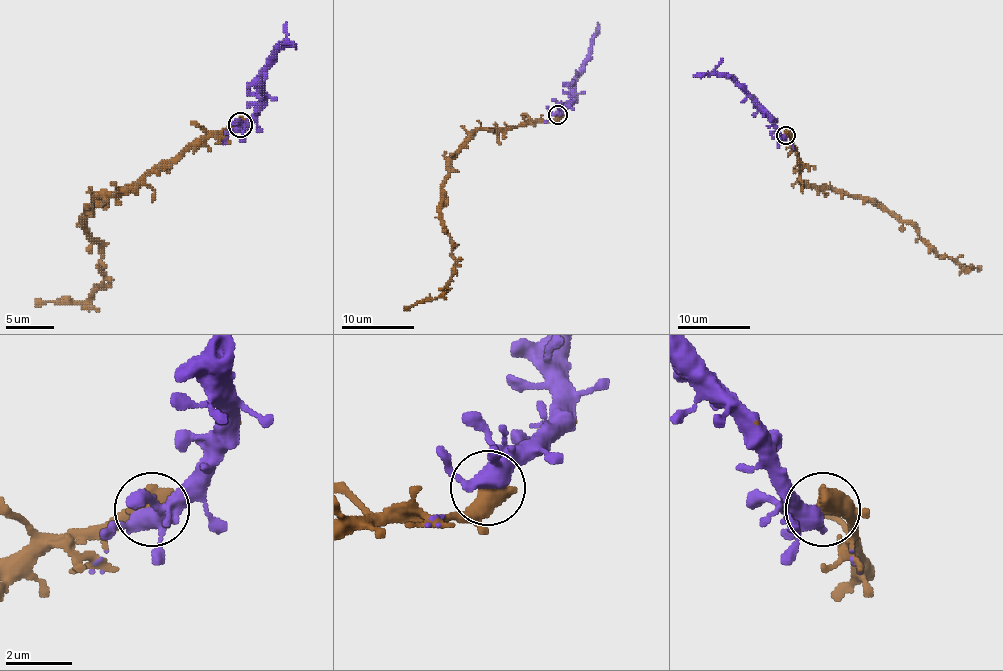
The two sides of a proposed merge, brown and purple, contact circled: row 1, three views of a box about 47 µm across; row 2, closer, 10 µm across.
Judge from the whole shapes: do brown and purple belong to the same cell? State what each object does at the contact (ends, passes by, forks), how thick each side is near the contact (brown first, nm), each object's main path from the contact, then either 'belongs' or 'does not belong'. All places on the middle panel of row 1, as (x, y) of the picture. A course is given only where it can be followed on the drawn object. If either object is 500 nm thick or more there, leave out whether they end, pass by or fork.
brown passes by; purple forks there; 480 nm thick on the brown side, 400 nm on the other; brown runs (557, 115), (481, 128), (451, 161), (440, 224), (453, 244), (453, 275), (433, 299), (404, 310); purple runs (557, 113), (572, 99), (572, 79), (588, 59), (597, 22); belongs

